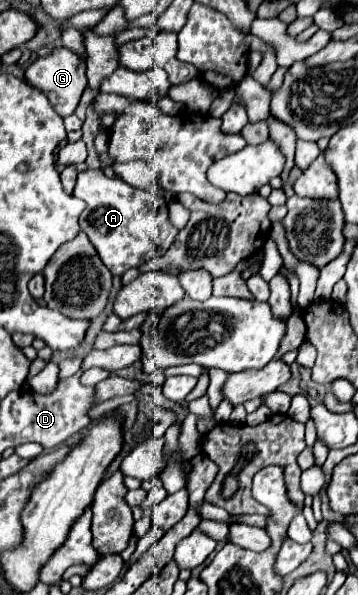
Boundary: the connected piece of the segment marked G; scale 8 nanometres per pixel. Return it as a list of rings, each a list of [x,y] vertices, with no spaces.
[[[58,45],[46,57],[38,57],[36,61],[30,63],[30,67],[26,69],[26,81],[30,85],[38,87],[42,93],[46,93],[46,97],[50,99],[50,103],[58,111],[58,115],[66,117],[66,115],[74,113],[74,109],[82,97],[82,91],[86,89],[86,63],[72,49]]]

